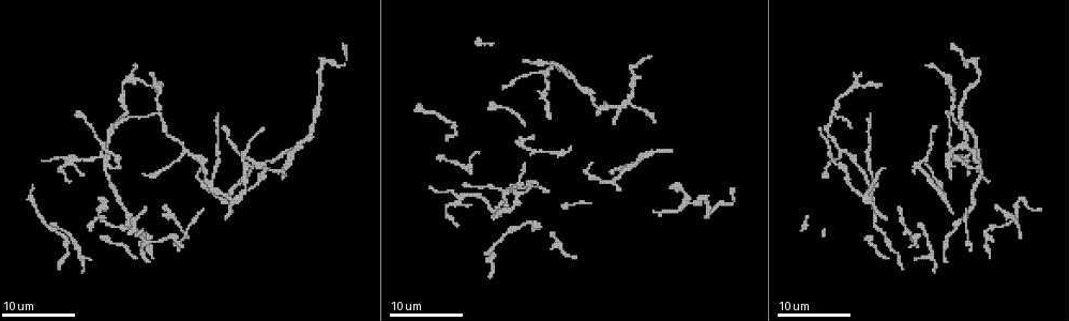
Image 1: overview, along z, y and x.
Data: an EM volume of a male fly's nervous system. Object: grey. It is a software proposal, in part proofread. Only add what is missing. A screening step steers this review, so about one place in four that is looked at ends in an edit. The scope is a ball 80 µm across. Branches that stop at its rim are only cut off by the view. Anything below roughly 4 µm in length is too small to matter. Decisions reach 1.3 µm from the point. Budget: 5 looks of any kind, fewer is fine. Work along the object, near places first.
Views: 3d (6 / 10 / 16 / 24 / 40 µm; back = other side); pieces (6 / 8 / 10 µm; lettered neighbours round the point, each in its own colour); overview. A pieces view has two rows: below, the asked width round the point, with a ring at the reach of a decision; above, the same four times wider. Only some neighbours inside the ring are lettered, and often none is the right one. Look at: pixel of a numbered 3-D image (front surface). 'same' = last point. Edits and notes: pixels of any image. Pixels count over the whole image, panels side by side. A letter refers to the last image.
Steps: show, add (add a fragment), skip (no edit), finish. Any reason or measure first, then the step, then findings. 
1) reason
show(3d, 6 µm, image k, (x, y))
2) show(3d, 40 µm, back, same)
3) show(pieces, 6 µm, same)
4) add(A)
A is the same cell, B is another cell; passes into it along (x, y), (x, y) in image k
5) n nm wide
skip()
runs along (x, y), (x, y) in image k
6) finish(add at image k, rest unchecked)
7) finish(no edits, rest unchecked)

an open end
show(pieces, 8 µm, image 1, (465, 183))

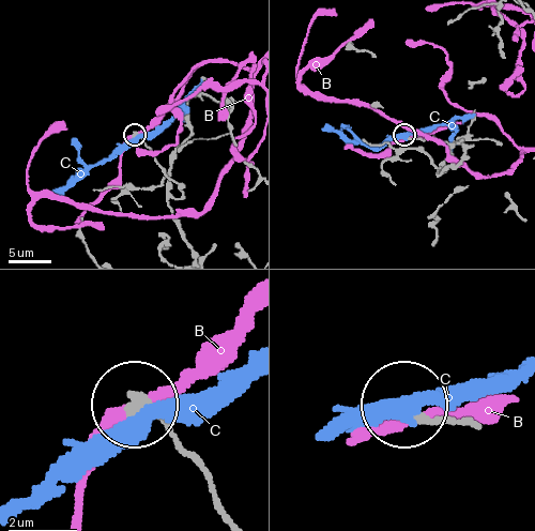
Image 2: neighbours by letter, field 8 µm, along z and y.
skip()
B and C are other cells; runs along (228, 514), (199, 463), (133, 405) in image 2; no lettered fragment goes on from it

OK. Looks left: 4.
an open end
show(pieces, 10 µm, image 1, (850, 127))

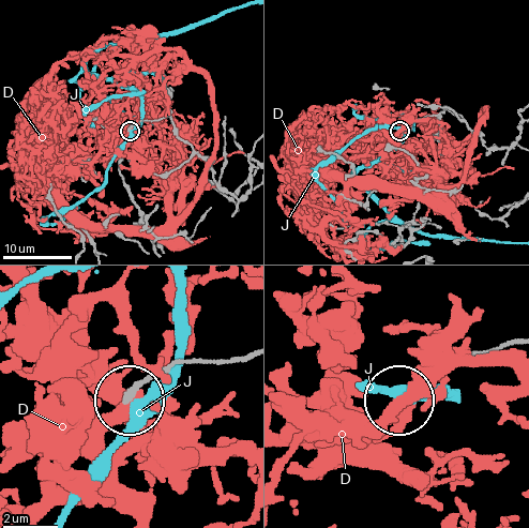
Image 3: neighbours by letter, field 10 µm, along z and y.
skip()
D and J are other cells; runs along (213, 171), (178, 137), (168, 117), (142, 120), (129, 130) in image 3; no lettered fragment goes on from it

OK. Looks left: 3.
long arm stops here
show(3d, 6 µm, image 1, (489, 276))

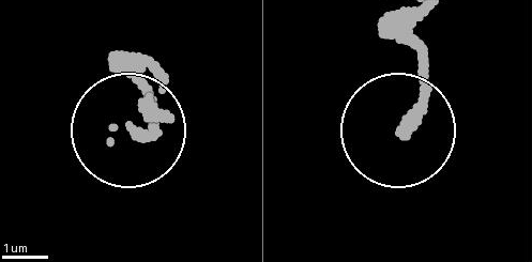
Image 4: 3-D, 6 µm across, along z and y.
what lies round it
show(pieces, 8 µm, image 4, (403, 134))

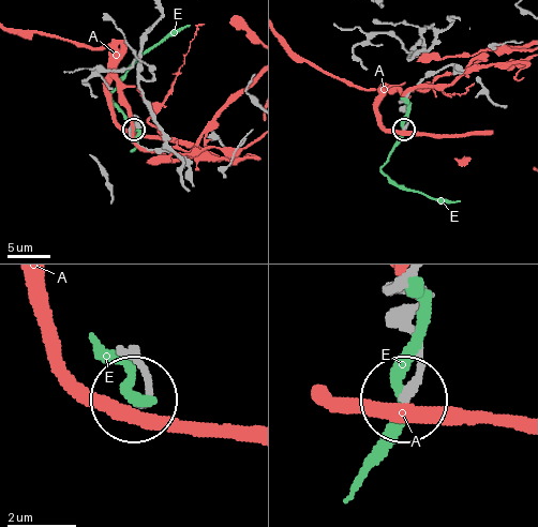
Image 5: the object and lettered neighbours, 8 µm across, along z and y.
skip()
A and E are other cells; none of them fits

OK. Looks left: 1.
finish(no edits, rest unchecked)

